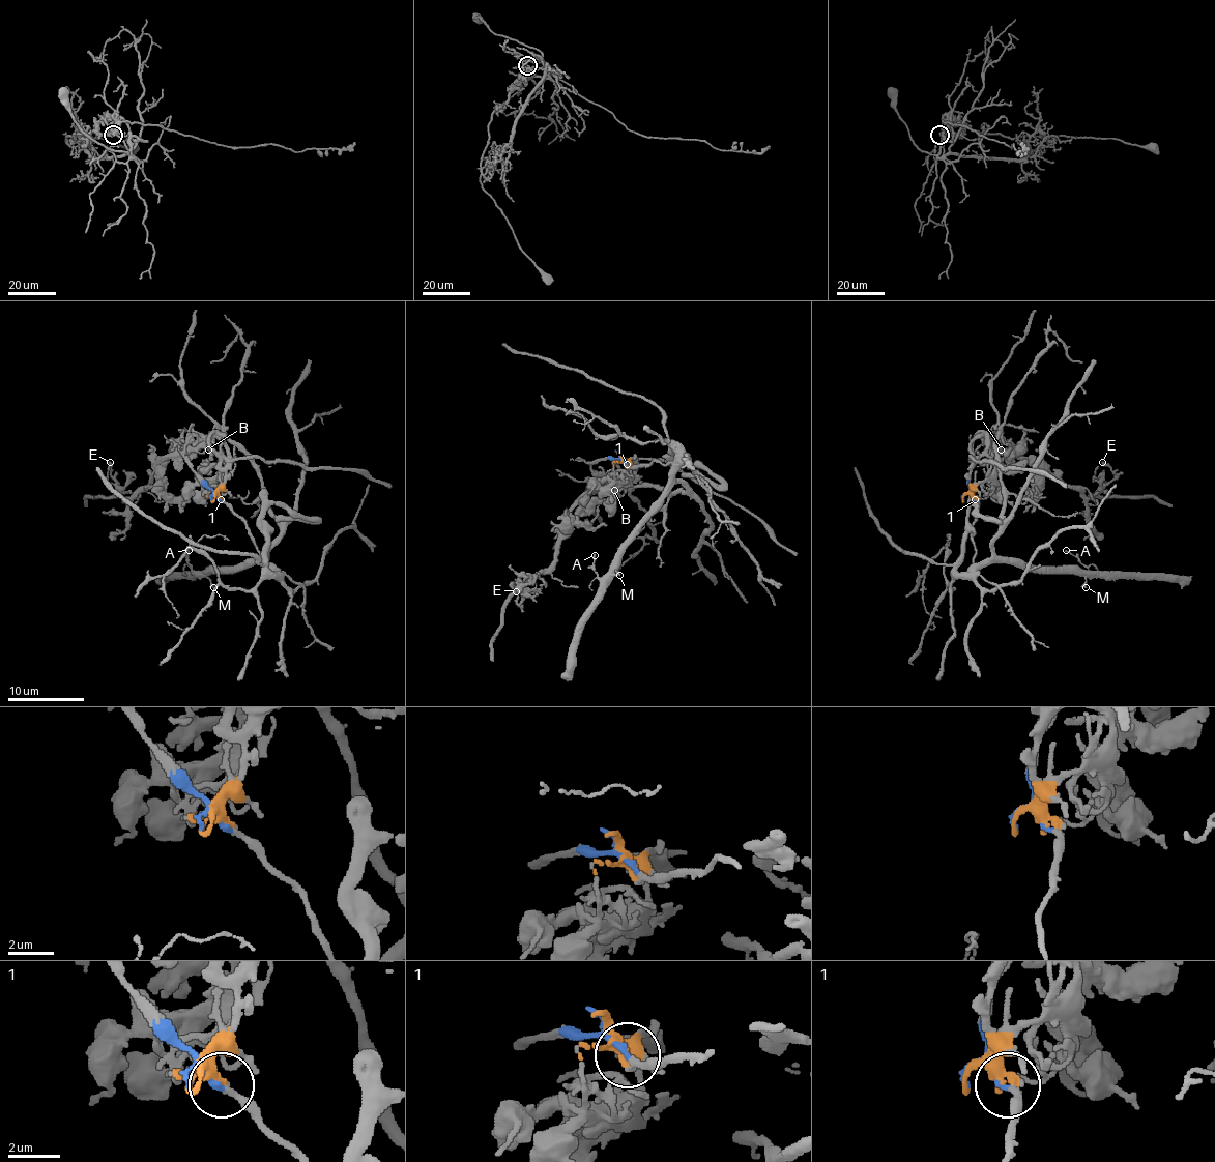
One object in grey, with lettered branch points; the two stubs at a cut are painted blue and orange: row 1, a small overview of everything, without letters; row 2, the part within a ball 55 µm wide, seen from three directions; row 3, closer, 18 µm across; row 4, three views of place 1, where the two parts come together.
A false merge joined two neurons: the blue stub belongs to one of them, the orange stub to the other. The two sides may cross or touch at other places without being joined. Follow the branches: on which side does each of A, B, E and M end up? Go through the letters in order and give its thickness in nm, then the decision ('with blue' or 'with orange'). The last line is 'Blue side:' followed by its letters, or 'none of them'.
A: 150 nm | with blue
B: 170 nm | with orange
E: 120 nm | with orange
M: 150 nm | with blue
Blue side: A, M

